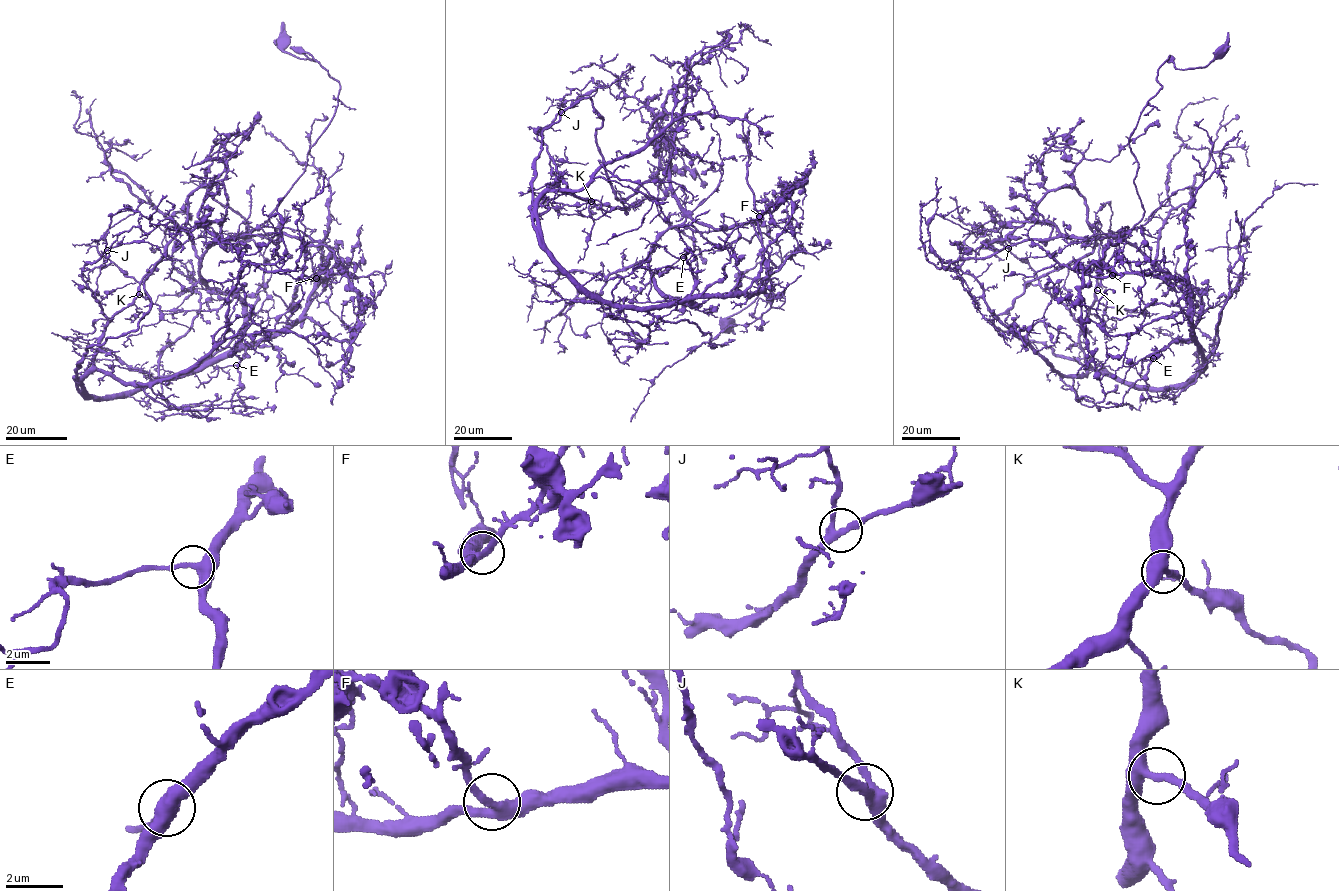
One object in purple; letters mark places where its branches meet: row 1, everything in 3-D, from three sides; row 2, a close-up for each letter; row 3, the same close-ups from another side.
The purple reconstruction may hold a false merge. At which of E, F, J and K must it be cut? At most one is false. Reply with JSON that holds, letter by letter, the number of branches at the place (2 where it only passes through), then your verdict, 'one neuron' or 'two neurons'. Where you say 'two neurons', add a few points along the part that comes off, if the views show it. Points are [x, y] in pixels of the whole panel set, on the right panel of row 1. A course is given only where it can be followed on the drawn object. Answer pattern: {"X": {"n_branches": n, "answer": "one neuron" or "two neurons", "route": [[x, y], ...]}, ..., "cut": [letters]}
{"E": {"n_branches": 3, "answer": "one neuron"}, "F": {"n_branches": 3, "answer": "two neurons", "route": [[1112, 275], [1102, 252], [1144, 213], [1128, 139], [1162, 87], [1157, 69], [1205, 67], [1228, 32]]}, "J": {"n_branches": 3, "answer": "one neuron"}, "K": {"n_branches": 3, "answer": "one neuron"}, "cut": ["F"]}

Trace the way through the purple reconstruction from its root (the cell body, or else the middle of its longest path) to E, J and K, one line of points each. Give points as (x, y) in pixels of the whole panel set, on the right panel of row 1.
E: (1220, 51), (1204, 67), (1165, 61), (1128, 140), (1144, 215), (1123, 237), (1200, 297), (1194, 338), (1153, 358)
J: (1220, 51), (1158, 69), (1128, 140), (1142, 218), (1067, 238), (1094, 226), (1104, 252), (1082, 323), (1008, 248)
K: (1220, 51), (1158, 69), (1128, 140), (1142, 218), (1067, 238), (1095, 226), (1097, 290)

